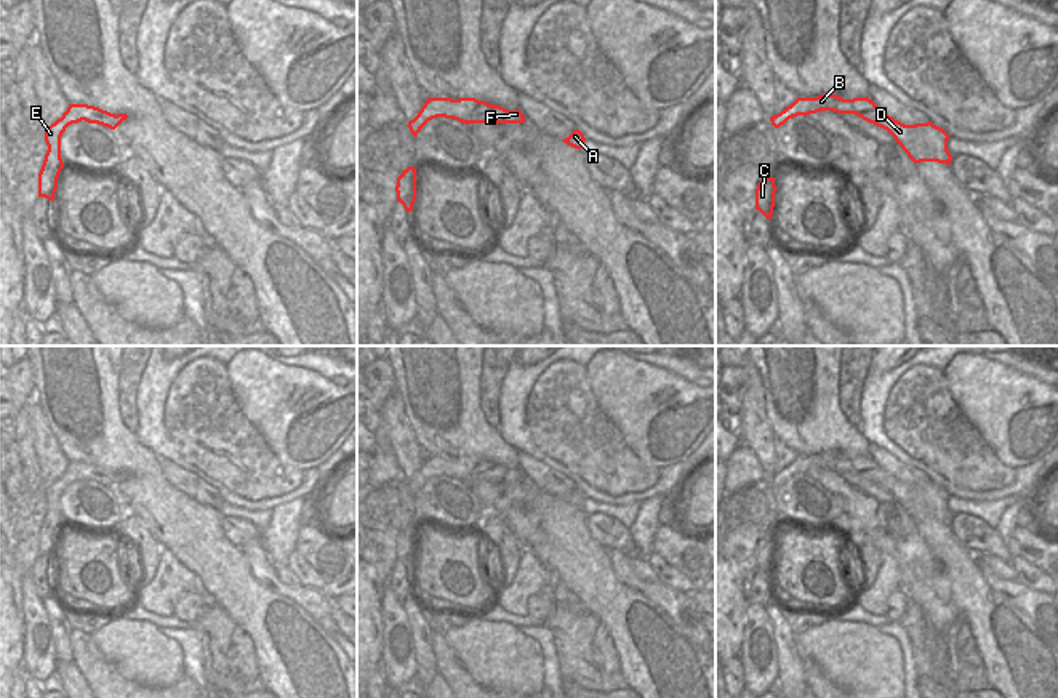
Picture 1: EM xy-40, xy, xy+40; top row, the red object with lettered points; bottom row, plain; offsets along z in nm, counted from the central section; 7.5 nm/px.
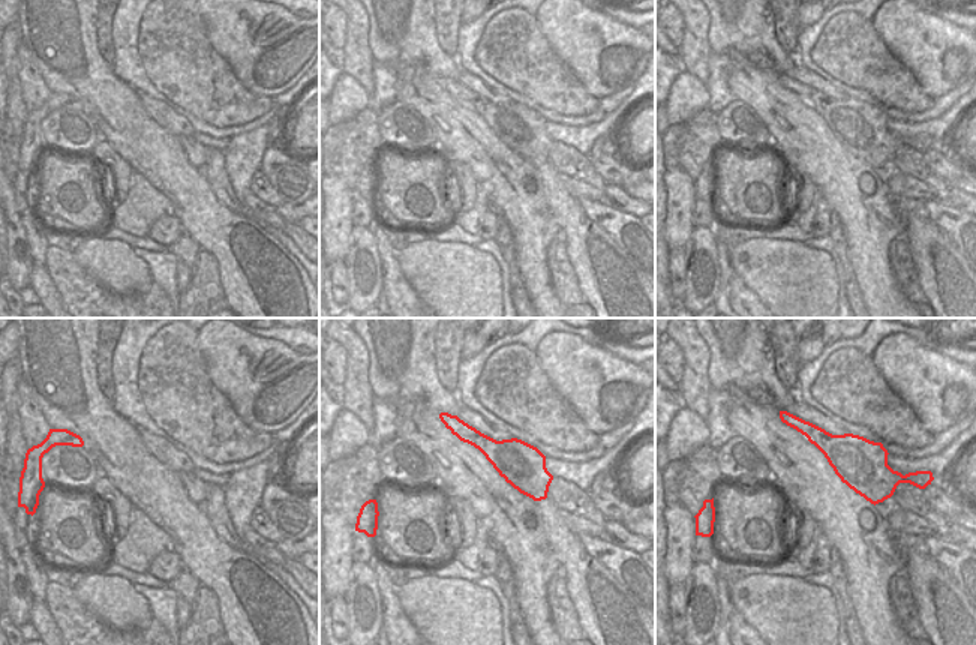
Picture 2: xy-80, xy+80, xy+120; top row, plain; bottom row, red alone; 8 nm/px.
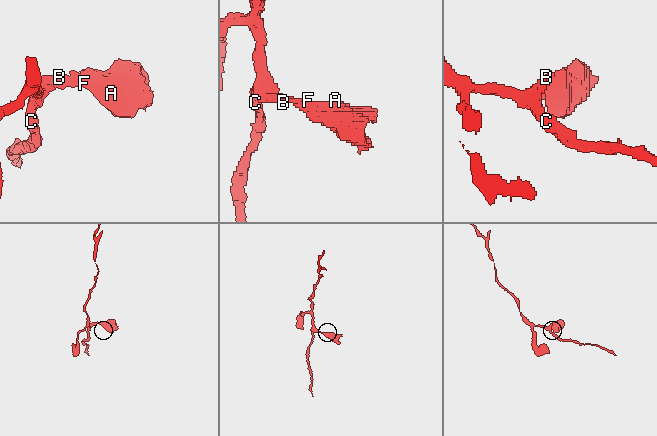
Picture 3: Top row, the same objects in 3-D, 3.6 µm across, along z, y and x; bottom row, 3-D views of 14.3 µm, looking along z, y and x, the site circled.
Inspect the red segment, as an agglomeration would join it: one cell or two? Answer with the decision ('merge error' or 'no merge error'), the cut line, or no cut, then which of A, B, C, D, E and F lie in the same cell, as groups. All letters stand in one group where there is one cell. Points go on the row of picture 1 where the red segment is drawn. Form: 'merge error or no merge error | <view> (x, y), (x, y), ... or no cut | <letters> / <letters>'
no merge error | no cut | A B C D E F

